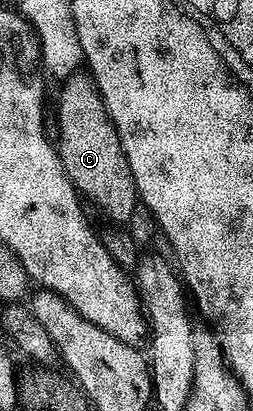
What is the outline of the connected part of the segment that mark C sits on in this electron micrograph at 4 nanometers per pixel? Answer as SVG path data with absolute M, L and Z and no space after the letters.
M76 74L62 88L59 94L57 151L65 166L65 174L69 174L76 192L88 205L96 204L111 220L127 222L137 203L133 174L95 81L90 75Z

